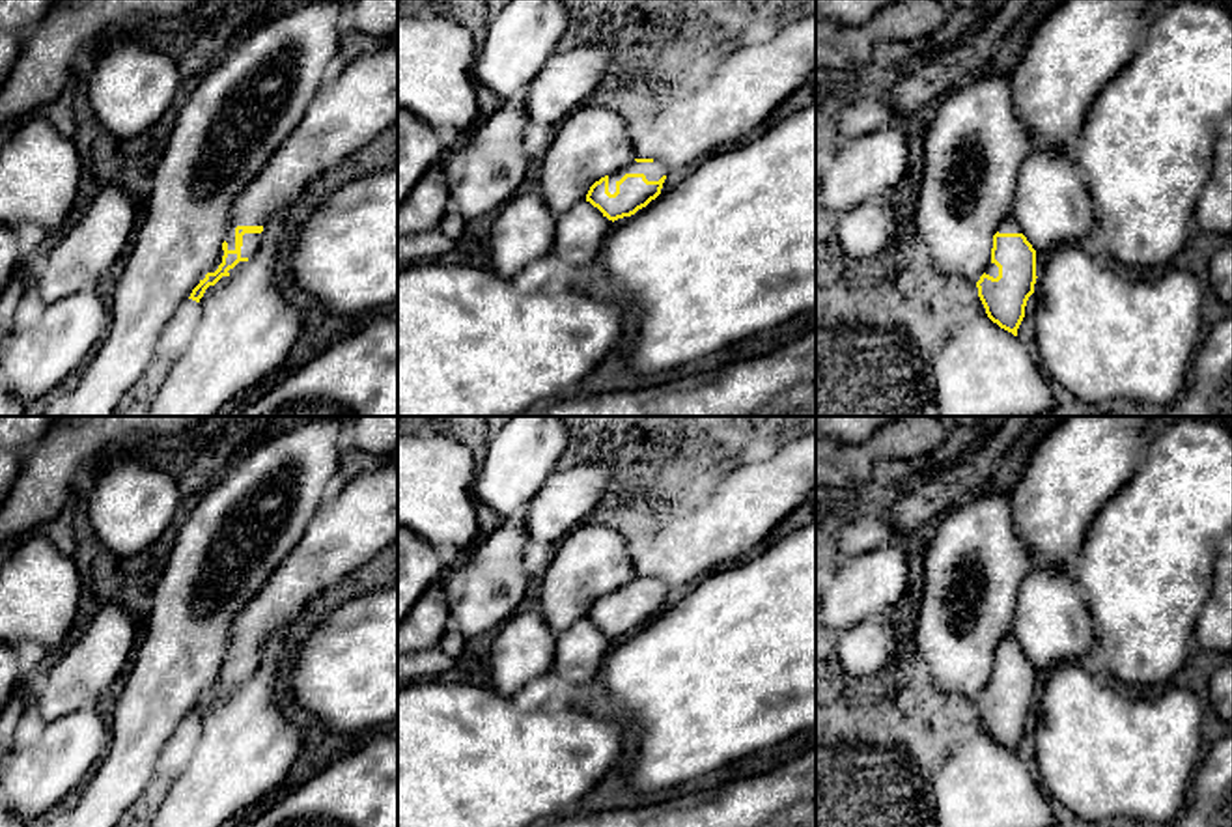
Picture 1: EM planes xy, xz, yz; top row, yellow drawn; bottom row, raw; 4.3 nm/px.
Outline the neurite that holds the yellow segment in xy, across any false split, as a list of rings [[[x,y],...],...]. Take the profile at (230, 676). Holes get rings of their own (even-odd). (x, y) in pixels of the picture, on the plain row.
[[[398,457],[375,470],[362,470],[342,478],[314,513],[304,536],[280,562],[265,586],[237,614],[220,678],[215,687],[192,708],[192,719],[200,721],[205,708],[222,694],[230,694],[248,680],[261,659],[263,644],[271,635],[287,627],[297,614],[323,590],[338,584],[355,569],[364,568],[398,540]]]

